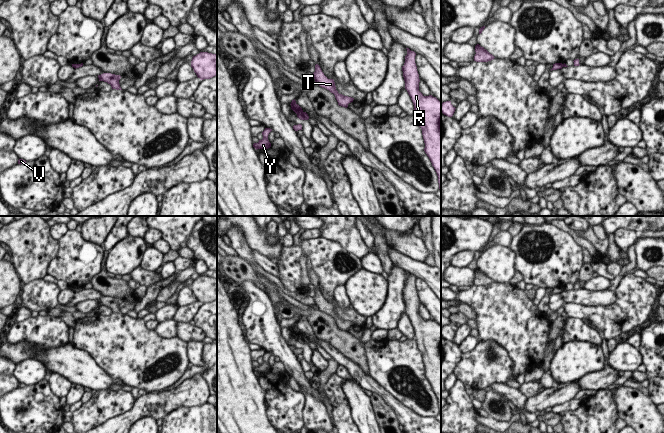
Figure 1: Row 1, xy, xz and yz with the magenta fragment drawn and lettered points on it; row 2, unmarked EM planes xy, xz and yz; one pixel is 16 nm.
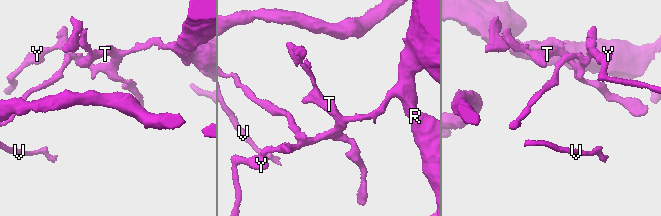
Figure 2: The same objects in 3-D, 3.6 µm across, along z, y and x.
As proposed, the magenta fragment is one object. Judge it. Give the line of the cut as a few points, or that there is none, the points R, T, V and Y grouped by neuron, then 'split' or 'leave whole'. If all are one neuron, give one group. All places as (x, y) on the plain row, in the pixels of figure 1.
cut xz (302, 334), (297, 338); groups R T Y / V; split

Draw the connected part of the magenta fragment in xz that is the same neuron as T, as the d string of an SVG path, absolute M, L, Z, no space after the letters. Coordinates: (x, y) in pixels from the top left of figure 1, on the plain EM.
M318 288L315 289L315 296L313 297L315 306L322 312L329 314L335 319L339 330L348 331L348 328L353 326L354 322L339 318L336 314L335 306L333 303L328 303L322 296Z

